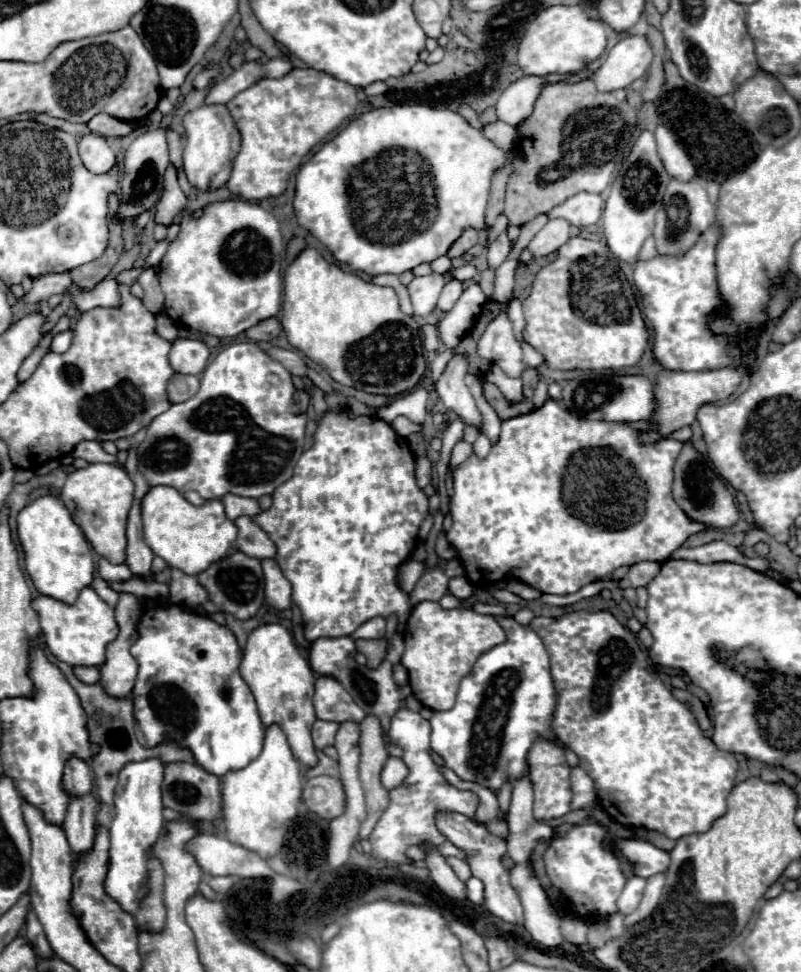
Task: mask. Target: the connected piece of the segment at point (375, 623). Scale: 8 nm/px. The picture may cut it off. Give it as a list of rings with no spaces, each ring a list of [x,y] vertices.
[[[373,617],[359,625],[355,633],[351,635],[353,639],[381,639],[385,637],[385,619],[383,617]]]

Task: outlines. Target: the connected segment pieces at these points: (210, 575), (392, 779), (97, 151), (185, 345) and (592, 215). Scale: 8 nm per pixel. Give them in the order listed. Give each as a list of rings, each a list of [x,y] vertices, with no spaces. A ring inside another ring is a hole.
[[[237,551],[231,557],[225,557],[217,563],[213,563],[207,571],[197,575],[197,581],[207,589],[211,603],[223,611],[223,613],[231,613],[241,621],[247,621],[251,617],[255,617],[255,613],[259,611],[259,607],[263,605],[263,569],[261,569],[261,561],[247,557],[245,553]]]
[[[389,757],[385,767],[383,767],[383,773],[381,773],[381,783],[383,783],[385,789],[393,789],[393,787],[403,783],[407,773],[409,771],[407,771],[405,763],[399,757]]]
[[[93,133],[85,135],[79,141],[79,155],[81,155],[83,165],[91,173],[97,173],[97,175],[103,175],[103,173],[111,171],[113,165],[117,163],[117,157],[115,157],[113,149],[107,145],[105,137],[93,135]]]
[[[175,339],[173,341],[169,363],[175,373],[199,375],[205,371],[207,359],[209,359],[209,347],[203,341],[195,341],[195,339]]]
[[[577,193],[575,197],[567,199],[565,203],[557,205],[549,211],[549,217],[553,219],[565,219],[573,227],[585,229],[599,221],[603,211],[603,197],[591,195],[591,193]]]

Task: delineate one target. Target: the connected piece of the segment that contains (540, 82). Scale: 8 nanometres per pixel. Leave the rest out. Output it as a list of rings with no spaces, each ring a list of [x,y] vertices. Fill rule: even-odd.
[[[521,77],[517,83],[509,85],[495,105],[499,121],[519,127],[533,113],[533,107],[547,85],[549,83],[543,77]]]

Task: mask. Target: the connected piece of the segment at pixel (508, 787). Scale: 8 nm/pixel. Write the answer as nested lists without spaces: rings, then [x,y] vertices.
[[[506,782],[500,791],[497,793],[497,799],[499,803],[499,808],[505,814],[508,813],[508,809],[511,802],[511,796],[513,791],[513,784]]]

